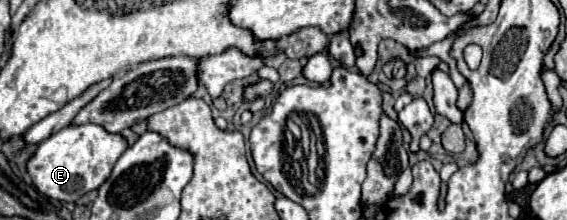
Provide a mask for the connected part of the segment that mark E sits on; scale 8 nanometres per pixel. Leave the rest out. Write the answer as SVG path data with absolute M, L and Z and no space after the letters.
M86 123L86 125L68 125L58 133L50 135L42 143L38 143L34 155L28 159L26 169L32 177L34 187L54 199L54 201L76 201L92 189L98 189L110 171L114 169L120 155L126 151L128 143L122 135L112 135L104 131L100 125Z

